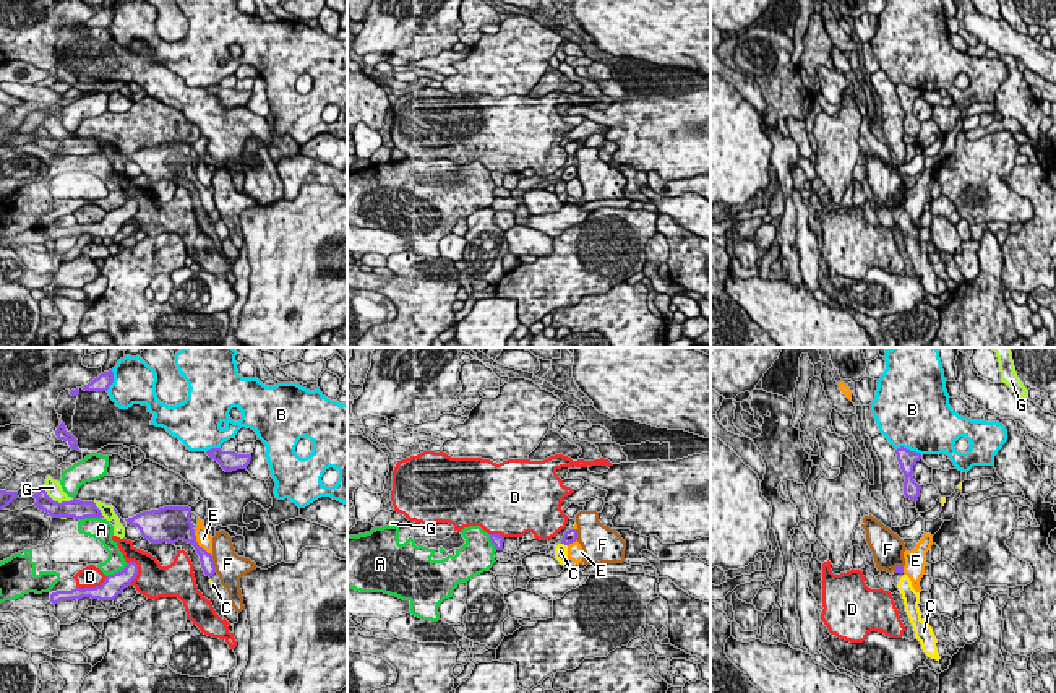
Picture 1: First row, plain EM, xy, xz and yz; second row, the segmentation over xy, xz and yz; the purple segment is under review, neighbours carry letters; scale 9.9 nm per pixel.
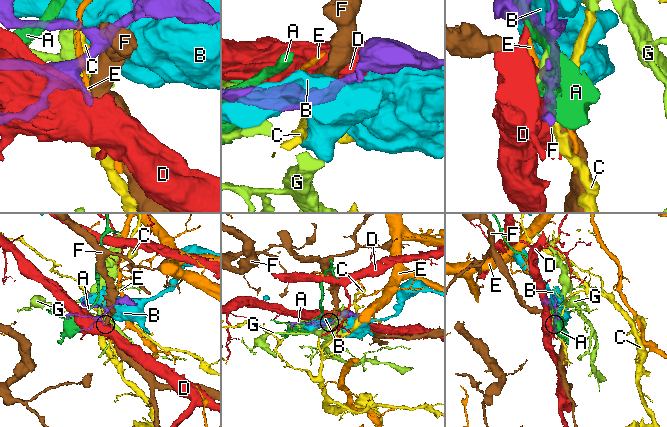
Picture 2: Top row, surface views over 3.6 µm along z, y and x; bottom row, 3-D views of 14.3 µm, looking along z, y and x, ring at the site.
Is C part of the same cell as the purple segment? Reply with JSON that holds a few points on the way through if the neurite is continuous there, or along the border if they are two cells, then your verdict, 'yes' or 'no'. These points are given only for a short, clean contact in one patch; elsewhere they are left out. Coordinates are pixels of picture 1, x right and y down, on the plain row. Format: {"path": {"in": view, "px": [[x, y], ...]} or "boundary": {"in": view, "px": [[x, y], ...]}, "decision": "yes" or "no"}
{"boundary": {"in": "xz", "px": [[562, 179], [566, 182]]}, "decision": "no"}

